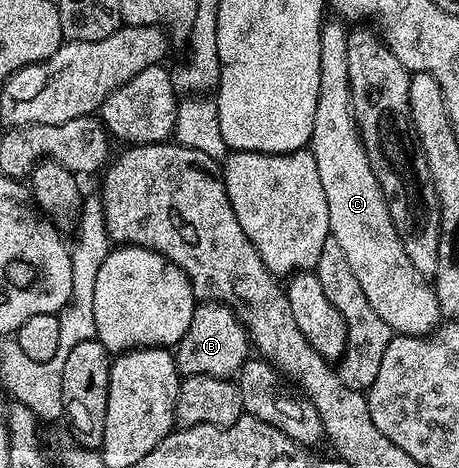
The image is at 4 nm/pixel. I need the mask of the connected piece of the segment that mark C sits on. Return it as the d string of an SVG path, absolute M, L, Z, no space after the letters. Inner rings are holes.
M332 19L322 23L319 34L319 98L311 141L315 166L319 166L319 183L327 197L329 231L343 249L375 314L379 314L394 333L427 336L443 320L437 289L421 277L424 276L422 269L416 268L411 258L407 258L407 250L403 250L403 242L391 222L389 203L385 201L381 183L375 178L375 170L371 170L371 162L367 162L353 117L347 74L349 32L340 19Z

